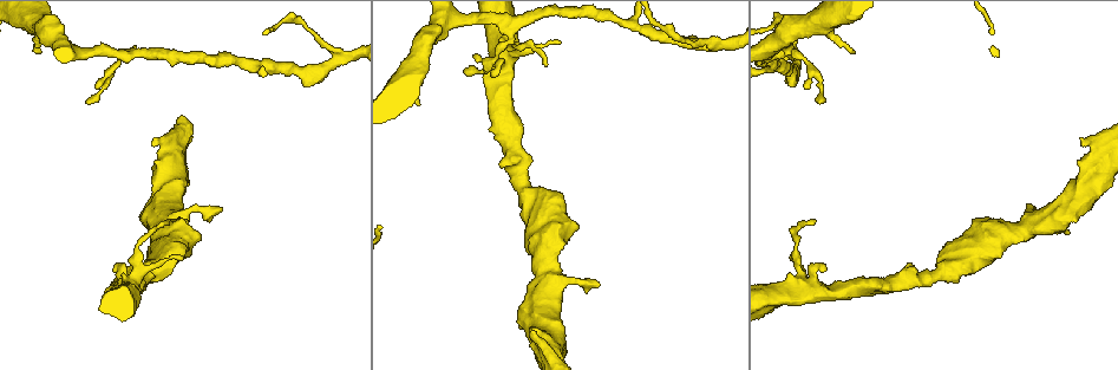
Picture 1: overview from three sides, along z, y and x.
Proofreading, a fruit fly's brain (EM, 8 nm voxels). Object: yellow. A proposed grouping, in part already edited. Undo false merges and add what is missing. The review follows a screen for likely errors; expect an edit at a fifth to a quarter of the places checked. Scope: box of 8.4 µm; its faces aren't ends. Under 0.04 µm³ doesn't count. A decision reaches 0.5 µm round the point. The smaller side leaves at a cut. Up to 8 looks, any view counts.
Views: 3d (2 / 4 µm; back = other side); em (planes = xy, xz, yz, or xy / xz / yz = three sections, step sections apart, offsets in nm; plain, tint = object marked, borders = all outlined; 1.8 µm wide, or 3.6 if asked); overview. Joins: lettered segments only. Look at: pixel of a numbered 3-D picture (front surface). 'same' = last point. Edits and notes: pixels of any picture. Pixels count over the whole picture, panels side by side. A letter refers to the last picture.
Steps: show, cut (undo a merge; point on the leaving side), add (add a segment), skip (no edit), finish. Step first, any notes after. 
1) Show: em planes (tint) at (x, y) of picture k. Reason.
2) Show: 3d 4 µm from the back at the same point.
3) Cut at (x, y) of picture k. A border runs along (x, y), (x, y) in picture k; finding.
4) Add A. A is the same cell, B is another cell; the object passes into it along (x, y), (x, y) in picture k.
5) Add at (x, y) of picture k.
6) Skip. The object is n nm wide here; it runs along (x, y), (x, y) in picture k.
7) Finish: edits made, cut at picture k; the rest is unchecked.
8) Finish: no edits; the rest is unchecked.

Show: em planes (borders) at (417, 102) of picture 1. Branch stops here.

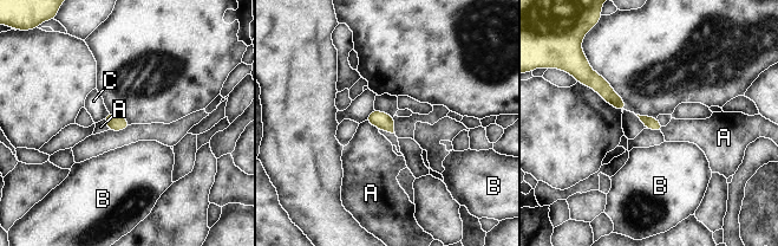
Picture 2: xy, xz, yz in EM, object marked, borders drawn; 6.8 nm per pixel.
Skip. A, B and C are other cells; a border runs along (365, 121), (378, 129) in picture 2; none of them fits.

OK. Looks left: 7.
Show: em yz step 8 (tint) at (502, 19) of picture 1.

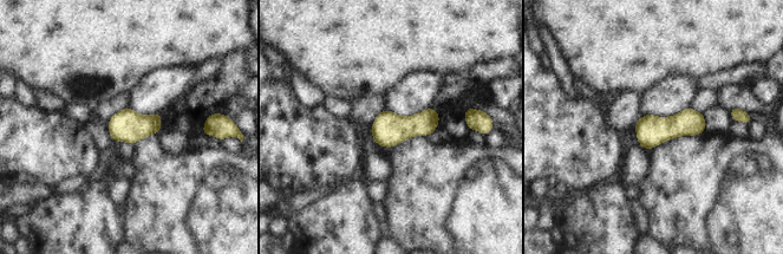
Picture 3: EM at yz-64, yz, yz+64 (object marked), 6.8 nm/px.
Show: em xz step 16 (tint) at the same point.

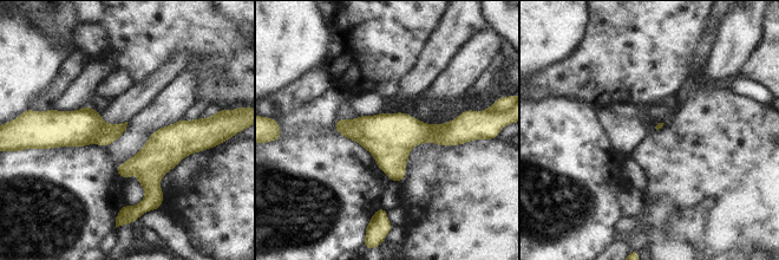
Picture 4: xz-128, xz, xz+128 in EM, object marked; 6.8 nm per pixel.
Show: em xz step 16 (borders) at the same point. See the neighbours.

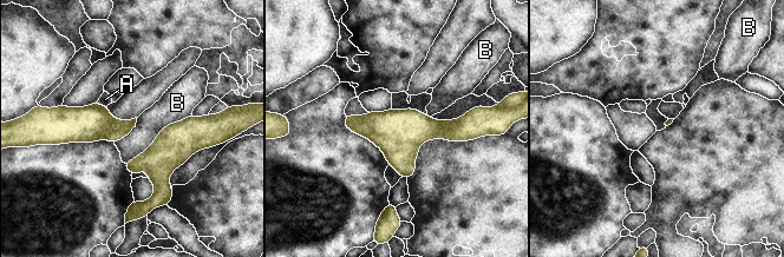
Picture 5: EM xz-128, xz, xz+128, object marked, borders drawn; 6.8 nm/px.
Skip. The object is 40 nm wide here; the longest contact is with B, 550 nm; A and B are other cells; all the same neuron.

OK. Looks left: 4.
Show: em planes (borders) at (219, 210) of picture 1.

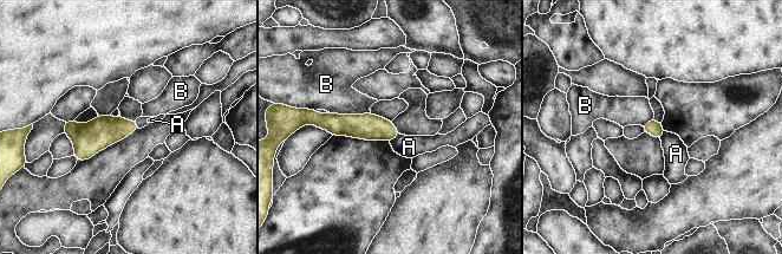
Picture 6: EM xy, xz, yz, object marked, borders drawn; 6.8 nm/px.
Skip. The longest contact is with B, 280 nm; A and B are other cells; no lettered segment goes on from it.

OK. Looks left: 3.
Finish: no edits; the rest is unchecked.

